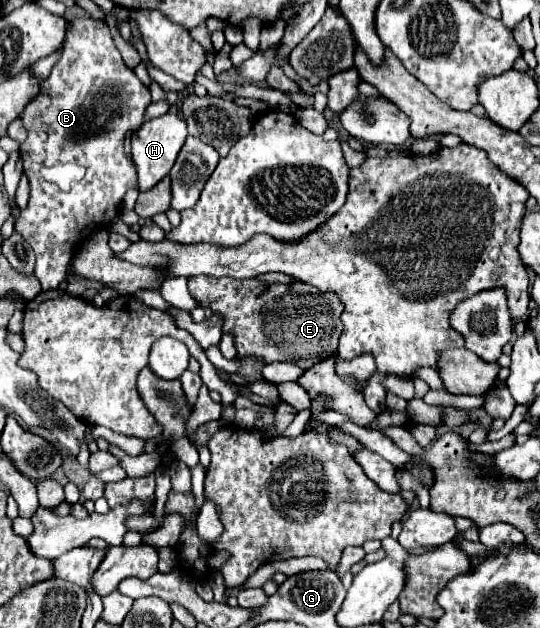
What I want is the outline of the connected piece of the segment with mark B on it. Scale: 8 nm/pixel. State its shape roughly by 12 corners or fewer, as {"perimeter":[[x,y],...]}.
{"perimeter":[[68,21],[22,113],[16,231],[58,289],[136,167],[150,91],[110,27]]}

